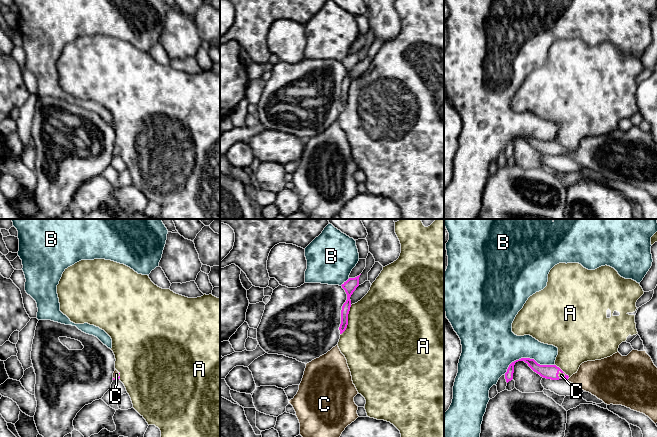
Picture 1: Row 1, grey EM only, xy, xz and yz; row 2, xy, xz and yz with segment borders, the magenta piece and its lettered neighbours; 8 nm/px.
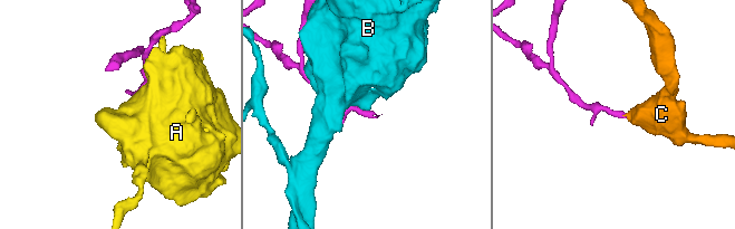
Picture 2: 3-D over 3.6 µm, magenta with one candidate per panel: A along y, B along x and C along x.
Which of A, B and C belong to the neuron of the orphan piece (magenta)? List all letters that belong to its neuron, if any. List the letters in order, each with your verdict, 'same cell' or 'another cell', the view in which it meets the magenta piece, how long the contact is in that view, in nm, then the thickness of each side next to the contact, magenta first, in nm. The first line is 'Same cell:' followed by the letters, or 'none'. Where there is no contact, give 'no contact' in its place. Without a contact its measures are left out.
Same cell: C
A: another cell; contact in xz; length 260 nm; calibres 80 and 480 nm
B: another cell; contact in yz; length 420 nm; calibres 110 and 320 nm
C: same cell; contact in yz; length 70 nm; calibres 110 and 50 nm

